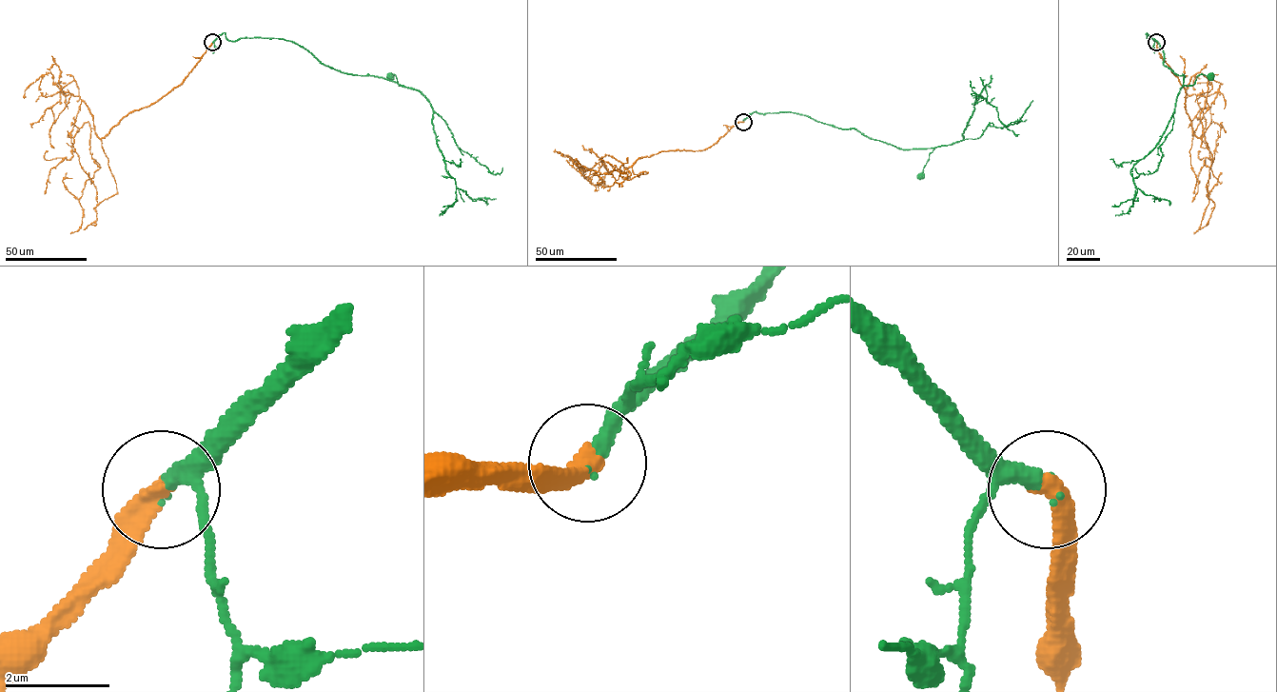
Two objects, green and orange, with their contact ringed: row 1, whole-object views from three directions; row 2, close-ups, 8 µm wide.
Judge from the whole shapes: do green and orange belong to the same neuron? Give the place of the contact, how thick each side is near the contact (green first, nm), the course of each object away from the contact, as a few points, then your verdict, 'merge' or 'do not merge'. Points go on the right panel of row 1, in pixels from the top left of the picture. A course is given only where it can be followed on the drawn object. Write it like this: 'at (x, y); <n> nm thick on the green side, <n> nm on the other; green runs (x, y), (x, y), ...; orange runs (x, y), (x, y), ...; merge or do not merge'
at (1156, 42); 220 nm thick on the green side, 380 nm on the other; green runs (1156, 42), (1147, 32), (1163, 49), (1163, 65), (1184, 76), (1183, 86), (1210, 76); orange runs (1156, 42), (1185, 89), (1198, 137), (1200, 113), (1206, 101), (1208, 105), (1189, 151), (1198, 181), (1192, 202); merge

